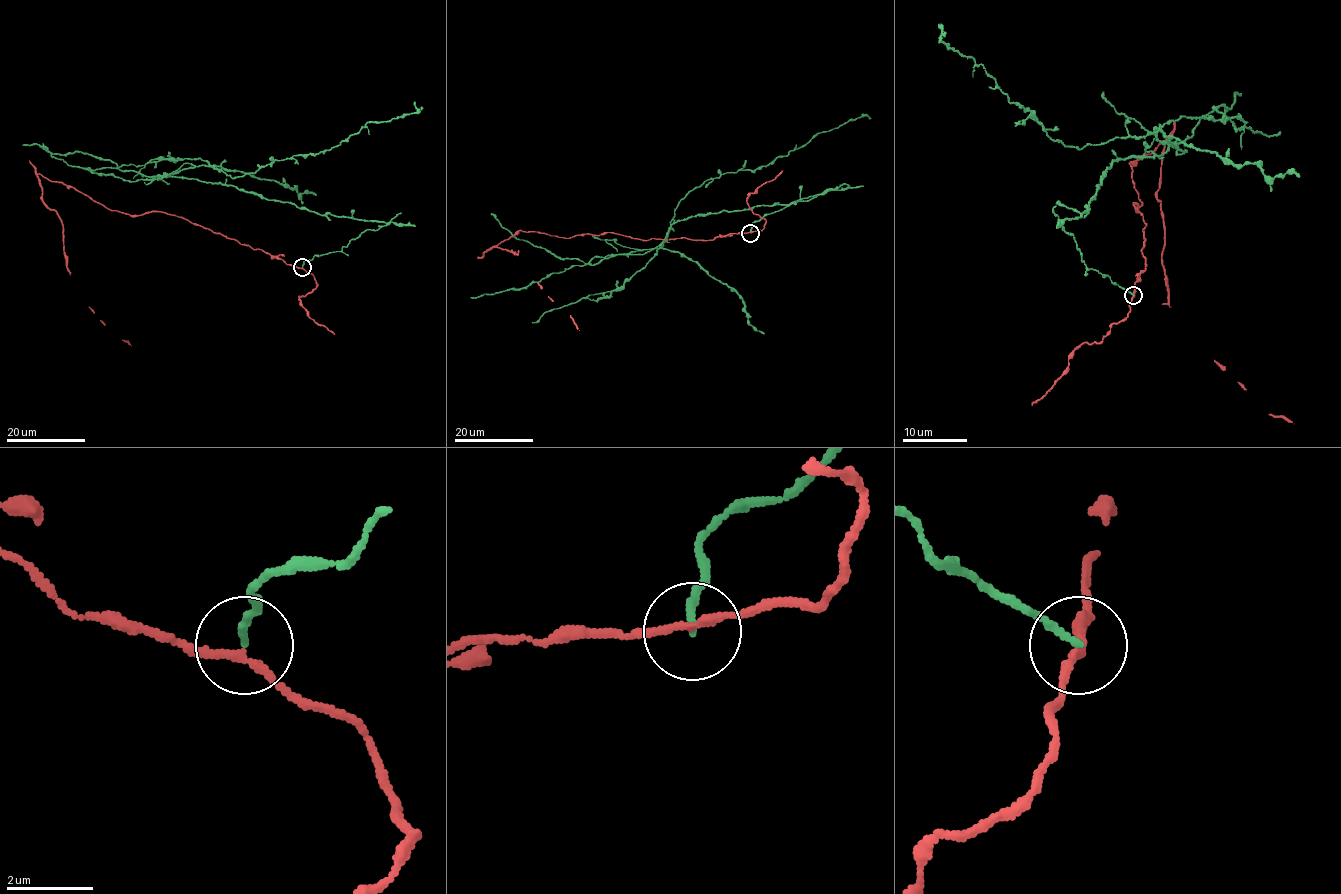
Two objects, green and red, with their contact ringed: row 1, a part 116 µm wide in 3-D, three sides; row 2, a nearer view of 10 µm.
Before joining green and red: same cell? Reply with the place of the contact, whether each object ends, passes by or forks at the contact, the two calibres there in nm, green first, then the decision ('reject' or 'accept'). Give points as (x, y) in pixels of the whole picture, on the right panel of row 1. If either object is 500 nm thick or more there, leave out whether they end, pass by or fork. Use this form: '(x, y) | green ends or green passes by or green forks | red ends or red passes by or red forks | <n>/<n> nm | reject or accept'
(1133, 295) | green ends | red passes by | 160/170 nm | reject

